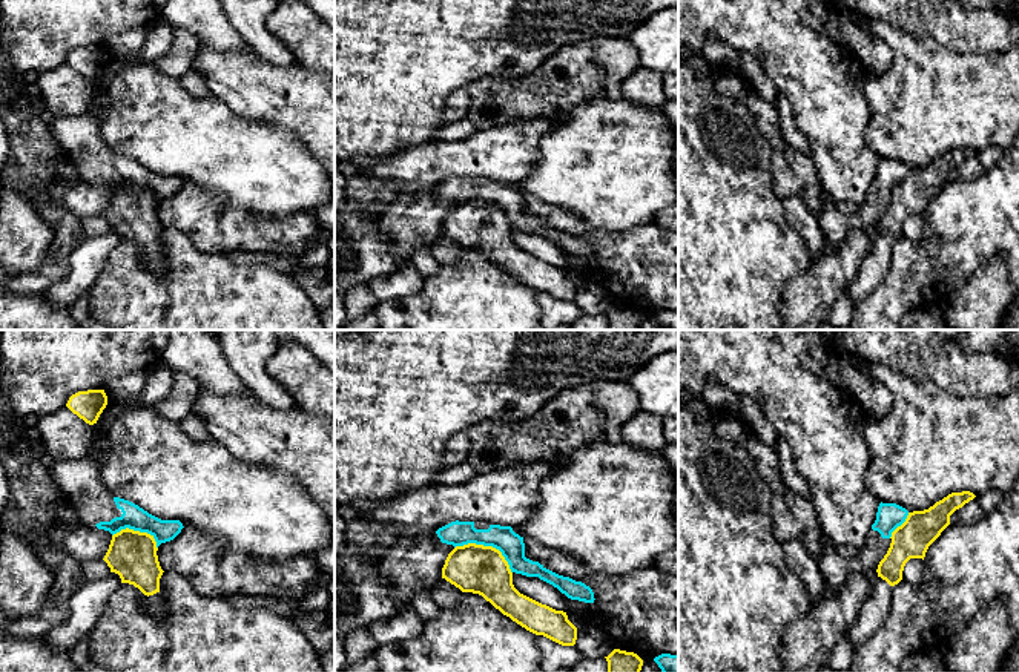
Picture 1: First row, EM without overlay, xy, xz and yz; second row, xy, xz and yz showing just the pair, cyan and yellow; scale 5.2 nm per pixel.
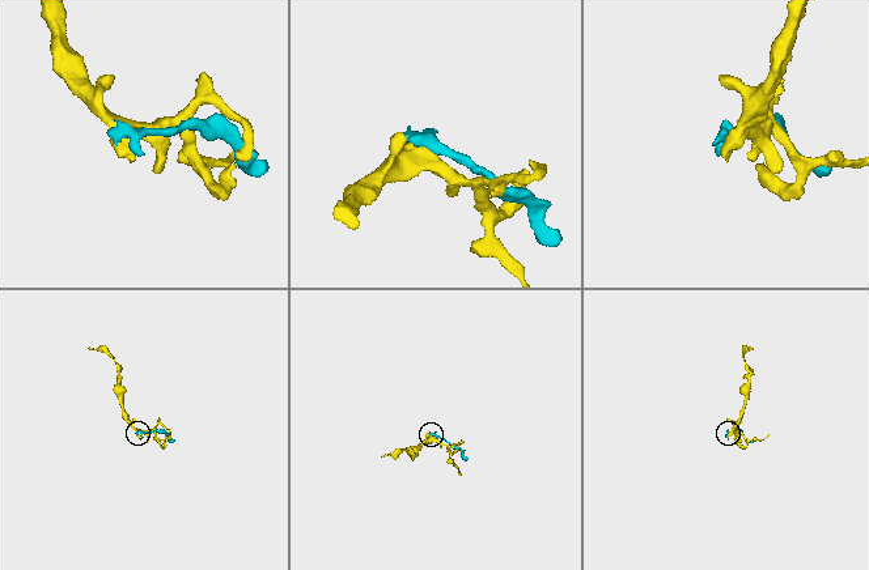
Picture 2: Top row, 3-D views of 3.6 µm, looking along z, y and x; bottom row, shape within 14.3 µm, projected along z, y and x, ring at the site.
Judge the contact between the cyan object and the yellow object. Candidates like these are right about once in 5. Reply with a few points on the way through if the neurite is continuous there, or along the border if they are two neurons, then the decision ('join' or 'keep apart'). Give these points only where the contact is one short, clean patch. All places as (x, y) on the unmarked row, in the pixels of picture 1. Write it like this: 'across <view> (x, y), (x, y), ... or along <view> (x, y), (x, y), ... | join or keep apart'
along xz (455, 203), (467, 200), (491, 201), (501, 209), (511, 229) | keep apart

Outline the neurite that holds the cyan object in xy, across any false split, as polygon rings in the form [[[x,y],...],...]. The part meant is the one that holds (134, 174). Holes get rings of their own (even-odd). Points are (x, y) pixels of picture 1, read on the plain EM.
[[[98,89],[84,114],[55,117],[49,124],[60,149],[69,155],[81,178],[112,192],[126,184],[147,189],[155,195],[157,204],[173,196],[184,184],[180,176],[161,176],[104,144],[100,133],[103,103],[104,91]]]

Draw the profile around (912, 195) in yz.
[[[970,147],[951,149],[928,166],[909,169],[905,178],[892,189],[890,204],[878,221],[870,252],[849,287],[853,304],[884,279],[890,265],[890,244],[902,236],[905,219],[910,215],[924,216],[928,203],[950,181],[950,172],[974,153]]]

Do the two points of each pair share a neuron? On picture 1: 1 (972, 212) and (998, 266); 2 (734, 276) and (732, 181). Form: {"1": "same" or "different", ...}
{"1": "different", "2": "same"}

